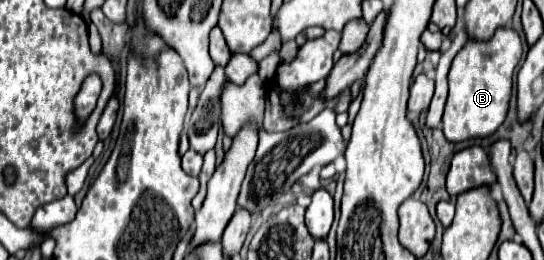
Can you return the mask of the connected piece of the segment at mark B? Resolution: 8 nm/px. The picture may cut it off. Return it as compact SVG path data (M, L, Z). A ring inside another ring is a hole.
M512 27L496 29L488 41L468 39L468 43L454 57L448 75L450 93L442 117L442 129L448 141L458 143L472 137L486 137L502 125L512 95L512 75L520 57L522 39Z

